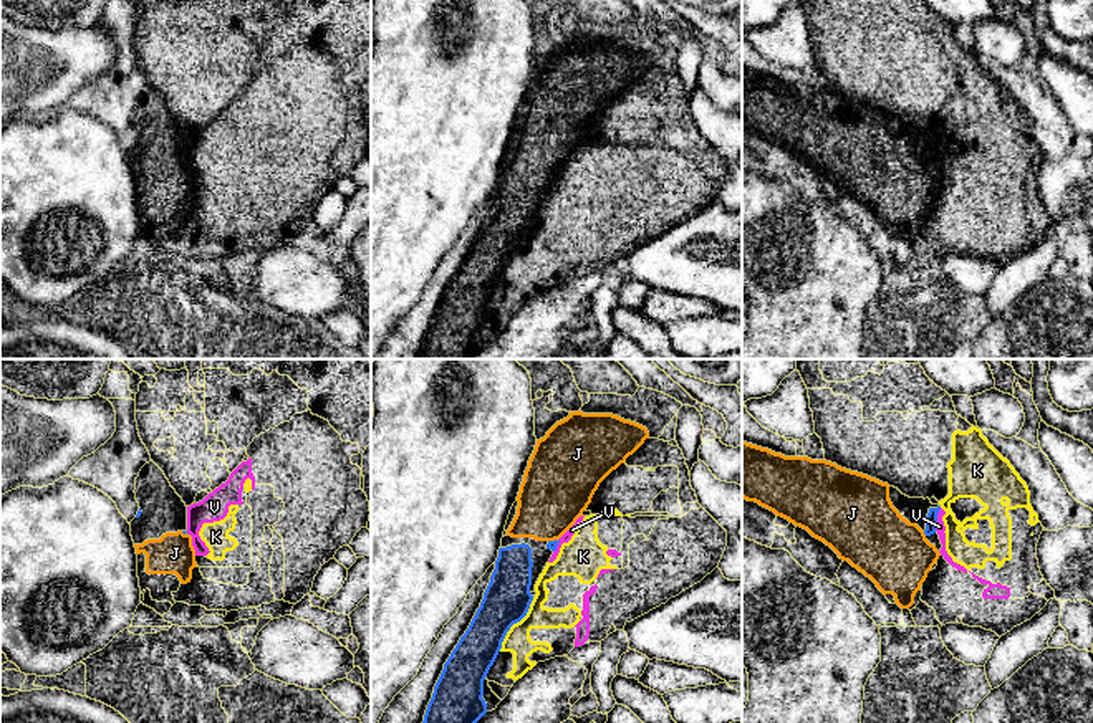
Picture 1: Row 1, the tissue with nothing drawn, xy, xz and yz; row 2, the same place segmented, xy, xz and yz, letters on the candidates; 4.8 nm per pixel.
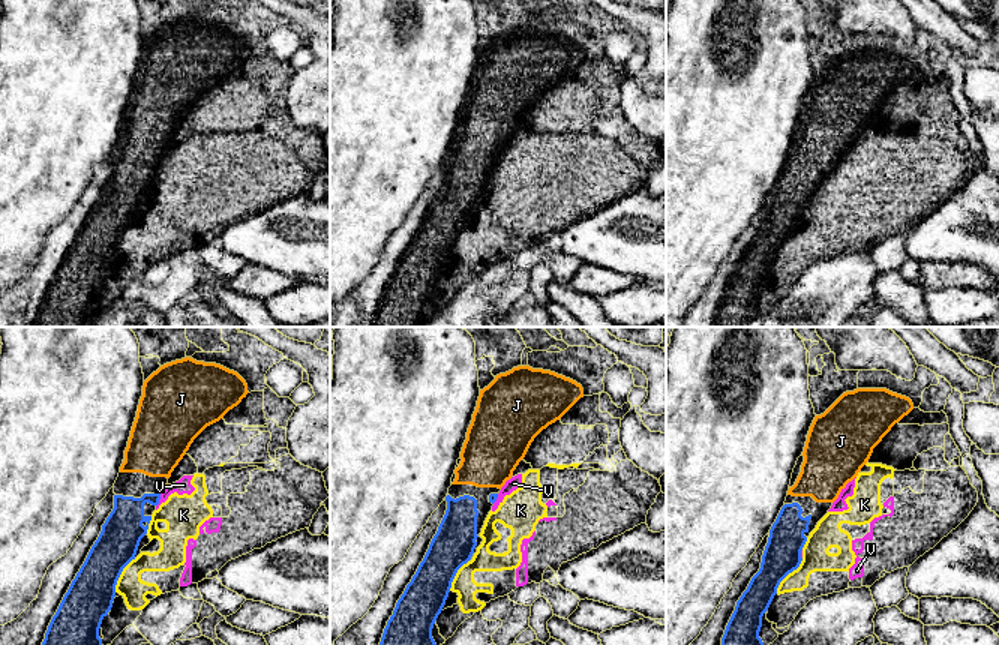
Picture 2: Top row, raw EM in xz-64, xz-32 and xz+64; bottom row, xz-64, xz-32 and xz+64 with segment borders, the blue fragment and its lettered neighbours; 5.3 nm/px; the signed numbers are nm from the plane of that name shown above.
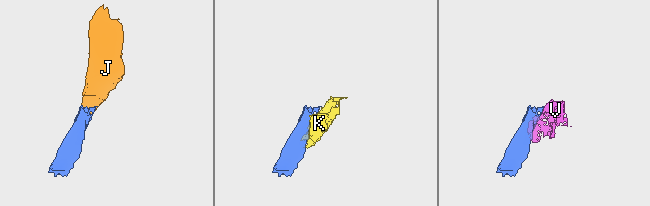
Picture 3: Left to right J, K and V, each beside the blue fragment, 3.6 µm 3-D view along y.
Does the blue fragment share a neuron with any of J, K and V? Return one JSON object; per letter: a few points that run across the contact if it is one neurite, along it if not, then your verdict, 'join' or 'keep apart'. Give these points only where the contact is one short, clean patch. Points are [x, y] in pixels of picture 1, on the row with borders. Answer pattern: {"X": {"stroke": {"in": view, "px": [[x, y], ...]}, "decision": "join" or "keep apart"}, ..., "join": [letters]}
{"J": {"decision": "join"}, "K": {"decision": "keep apart"}, "V": {"decision": "keep apart"}, "join": ["J"]}

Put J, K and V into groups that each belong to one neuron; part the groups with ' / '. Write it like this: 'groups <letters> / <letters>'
groups J / K V

